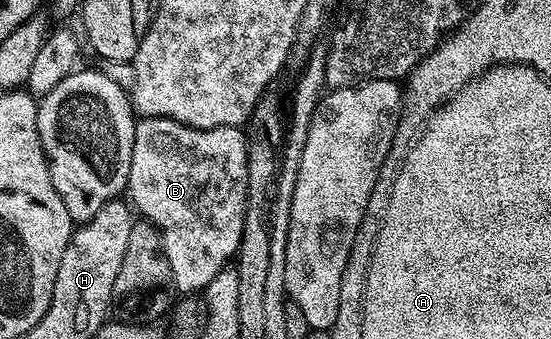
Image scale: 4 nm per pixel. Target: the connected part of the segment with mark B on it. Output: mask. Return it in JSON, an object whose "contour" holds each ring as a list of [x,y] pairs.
{"contour":[[[163,116],[142,117],[136,121],[133,158],[129,162],[129,178],[125,189],[126,195],[131,195],[132,205],[144,219],[149,220],[159,228],[162,234],[163,252],[169,259],[170,273],[173,274],[174,289],[181,294],[197,294],[207,288],[209,282],[228,265],[228,262],[238,252],[241,234],[244,228],[244,214],[247,209],[248,190],[248,146],[249,140],[246,133],[240,127],[211,127],[193,128],[187,127],[173,119],[165,119]]]}

